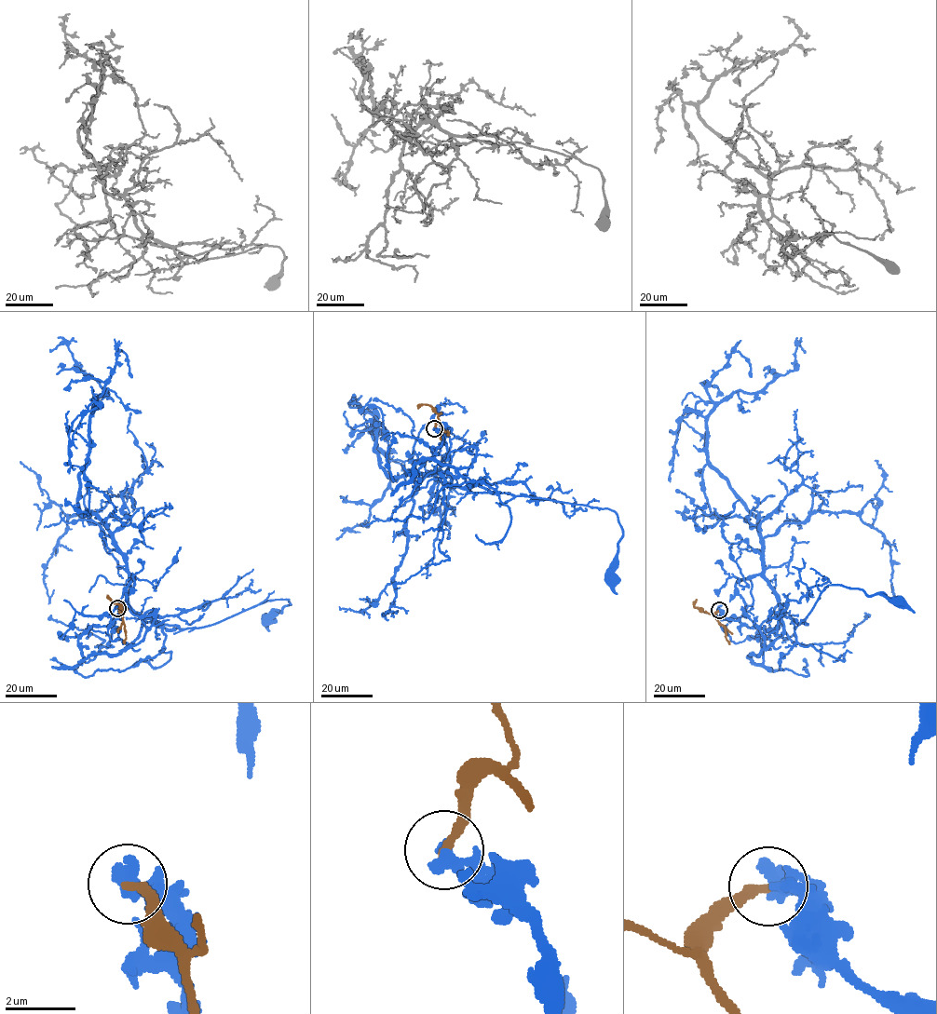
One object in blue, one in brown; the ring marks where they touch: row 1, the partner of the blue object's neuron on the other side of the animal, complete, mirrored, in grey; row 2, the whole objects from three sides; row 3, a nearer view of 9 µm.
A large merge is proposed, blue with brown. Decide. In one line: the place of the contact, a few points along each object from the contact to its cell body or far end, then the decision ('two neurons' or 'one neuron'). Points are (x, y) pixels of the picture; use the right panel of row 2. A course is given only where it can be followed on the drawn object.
at (719, 610); blue runs (719, 610), (758, 628), (760, 665), (750, 656), (781, 633), (781, 615), (799, 623), (830, 585), (899, 601); brown runs (719, 610), (713, 615), (704, 613), (694, 607), (697, 600); two neurons

